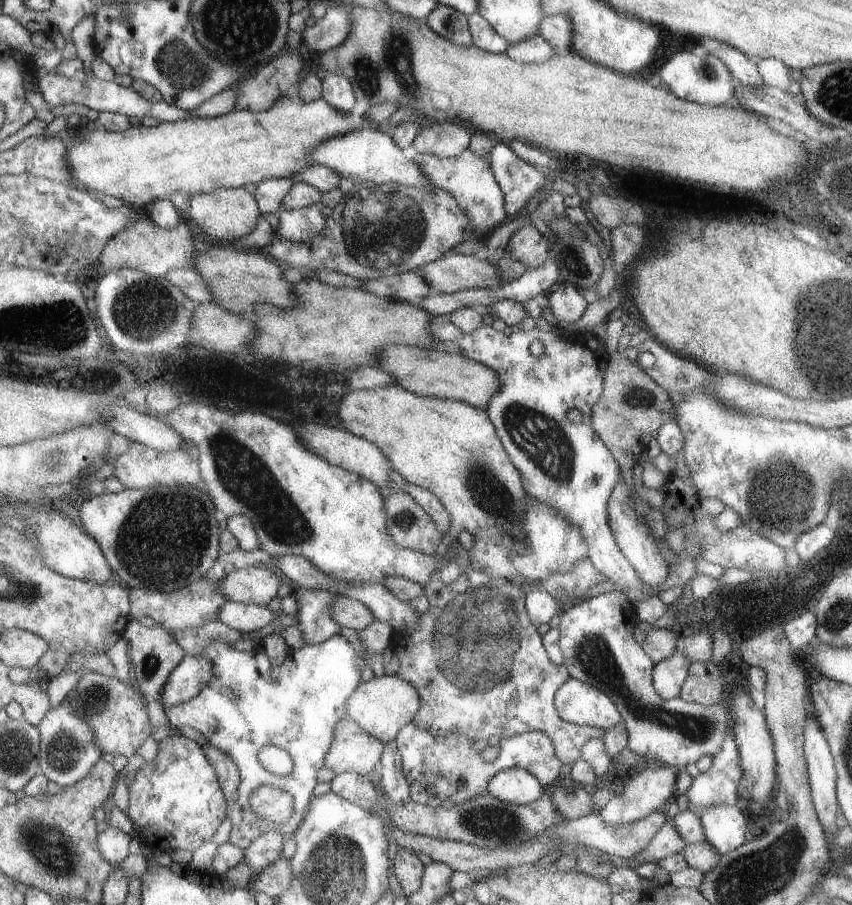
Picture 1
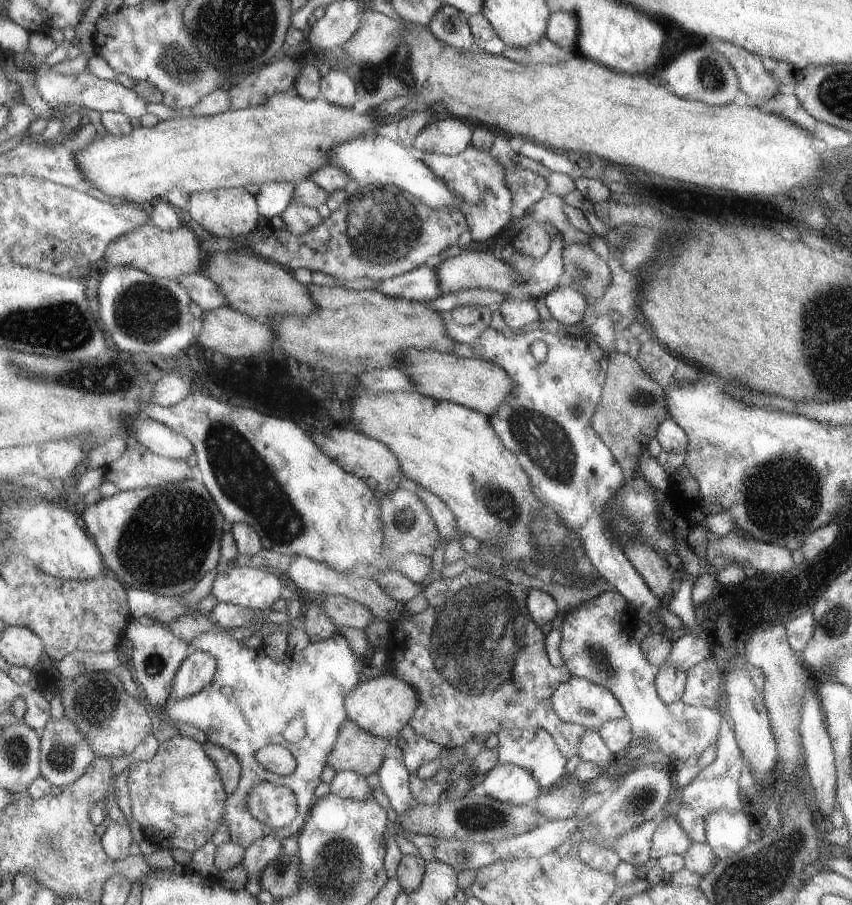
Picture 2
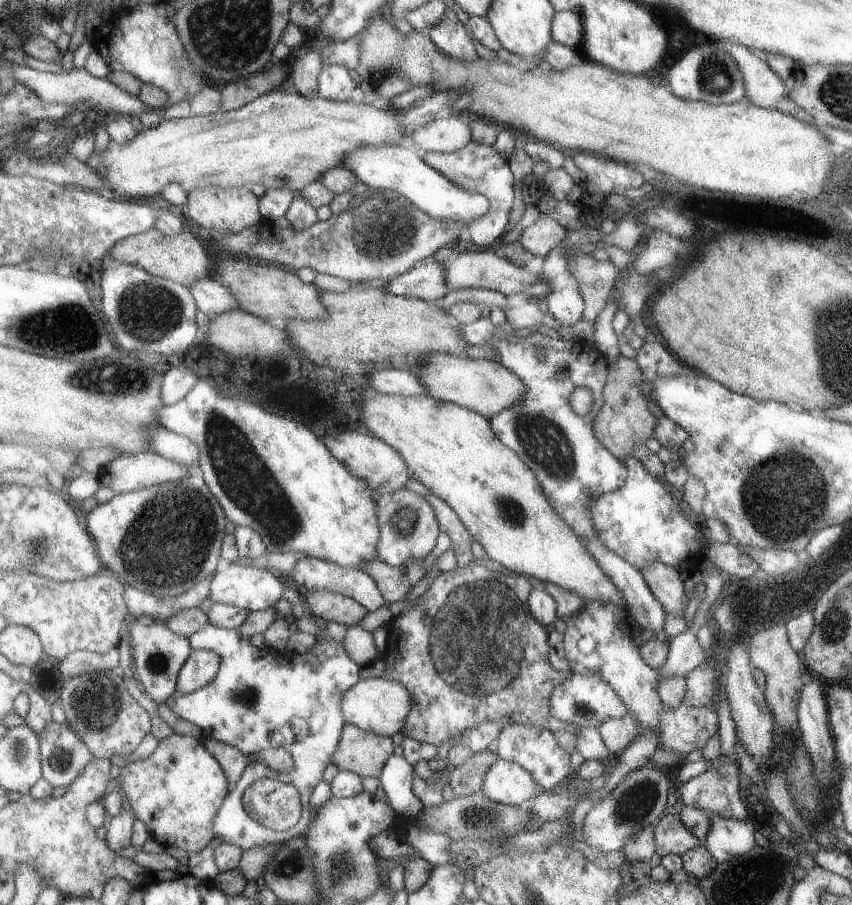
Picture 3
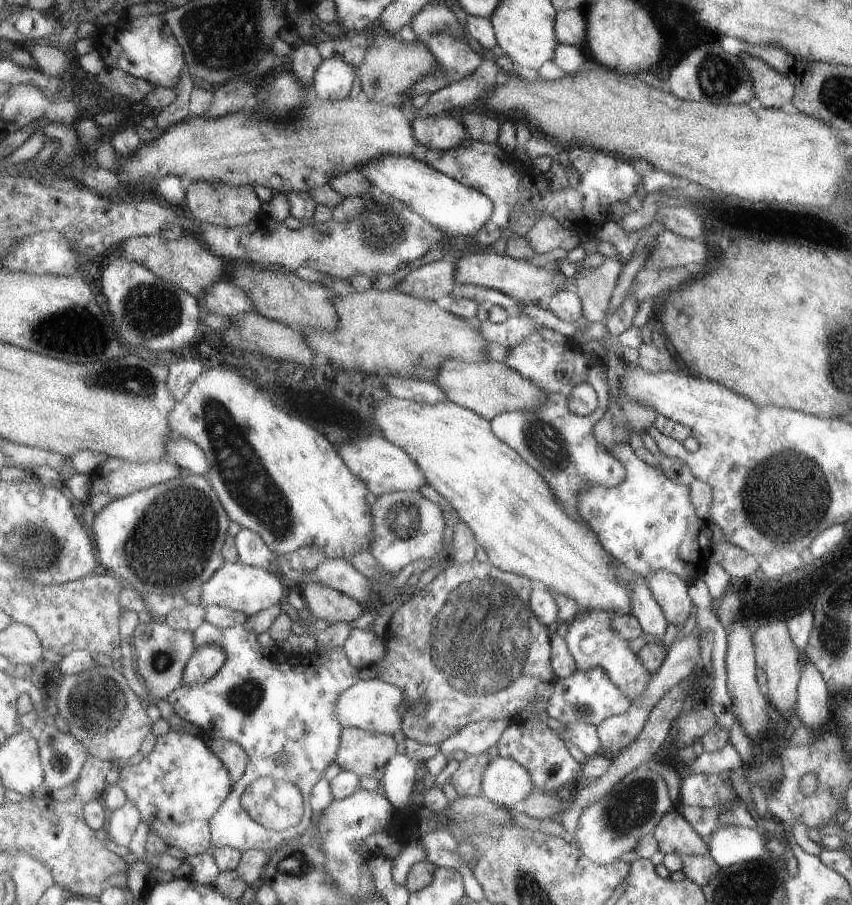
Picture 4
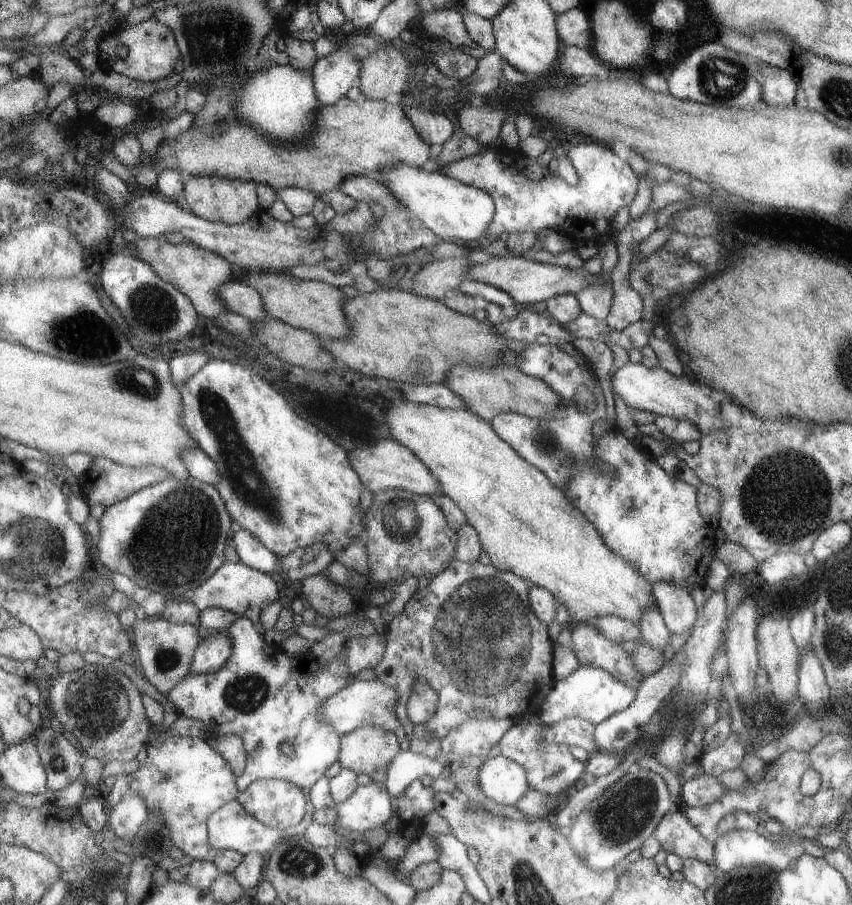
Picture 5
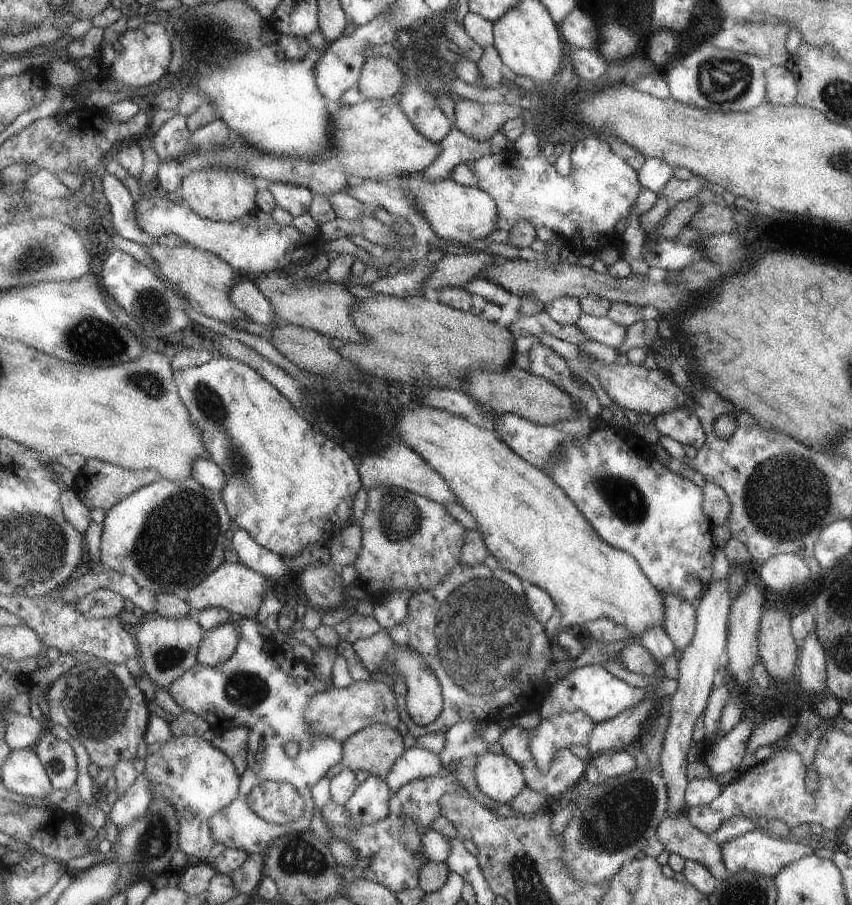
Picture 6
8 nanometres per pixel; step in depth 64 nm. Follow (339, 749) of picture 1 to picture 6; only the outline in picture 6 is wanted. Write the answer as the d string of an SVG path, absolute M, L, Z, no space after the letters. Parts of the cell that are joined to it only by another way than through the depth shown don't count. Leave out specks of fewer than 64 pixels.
M377 723L356 732L345 742L342 762L347 769L364 770L369 775L388 775L394 764L405 754L403 736L386 723Z

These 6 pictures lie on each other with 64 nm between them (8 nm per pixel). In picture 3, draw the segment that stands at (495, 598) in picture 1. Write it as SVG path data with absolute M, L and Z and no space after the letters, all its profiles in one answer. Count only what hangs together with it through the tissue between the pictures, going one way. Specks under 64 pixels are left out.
M475 559L467 566L460 567L457 564L452 570L443 571L430 584L429 588L415 602L412 602L409 611L394 618L393 632L395 634L389 634L387 638L387 647L383 652L385 670L382 676L386 679L400 682L405 688L410 689L411 694L414 696L414 709L407 717L403 732L425 743L441 745L443 742L459 741L467 731L477 728L483 723L494 723L502 727L511 723L517 723L518 725L531 725L537 728L547 729L565 752L569 753L575 748L578 726L573 723L567 724L566 722L557 720L548 709L548 698L553 688L561 681L567 680L567 677L570 677L572 674L567 669L560 671L549 666L549 645L546 641L547 632L531 616L531 611L527 604L527 599L531 591L533 591L531 580L525 575L497 573L479 565L479 562Z

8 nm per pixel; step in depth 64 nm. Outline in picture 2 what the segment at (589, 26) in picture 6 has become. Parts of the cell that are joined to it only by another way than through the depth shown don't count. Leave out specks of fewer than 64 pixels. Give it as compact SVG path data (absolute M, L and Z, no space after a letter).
M565 11L551 13L546 18L544 37L560 47L573 50L579 34L577 16Z

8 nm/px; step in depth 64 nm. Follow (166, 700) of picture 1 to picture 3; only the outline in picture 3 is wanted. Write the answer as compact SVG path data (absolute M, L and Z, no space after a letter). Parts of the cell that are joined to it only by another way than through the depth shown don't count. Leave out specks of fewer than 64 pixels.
M209 649L193 650L183 665L178 680L178 691L189 694L209 684L217 675L222 658Z

